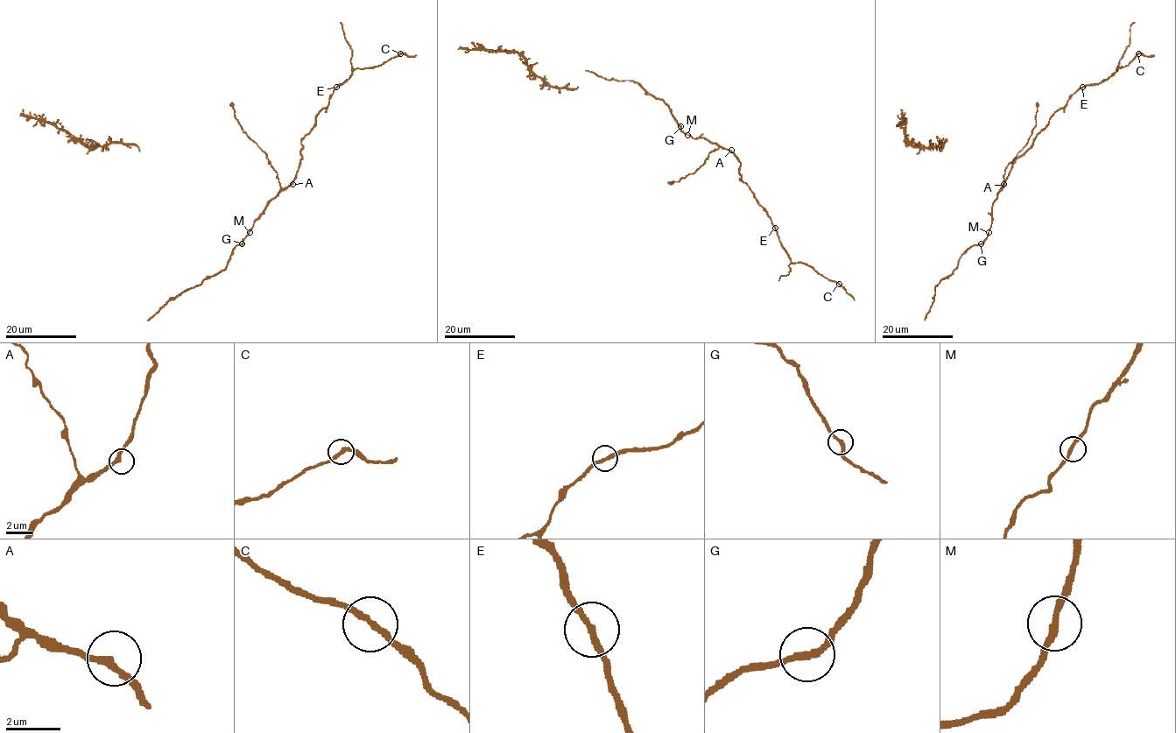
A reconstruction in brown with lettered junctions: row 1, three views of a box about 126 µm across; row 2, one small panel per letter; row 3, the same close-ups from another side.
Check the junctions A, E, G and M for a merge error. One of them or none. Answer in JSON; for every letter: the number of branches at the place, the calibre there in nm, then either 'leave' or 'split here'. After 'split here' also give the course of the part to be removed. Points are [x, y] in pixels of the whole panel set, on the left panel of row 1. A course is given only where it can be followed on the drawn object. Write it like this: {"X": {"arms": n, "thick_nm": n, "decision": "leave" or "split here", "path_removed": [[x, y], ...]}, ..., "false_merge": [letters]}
{"A": {"arms": 2, "thick_nm": 260, "decision": "leave"}, "E": {"arms": 2, "thick_nm": 240, "decision": "split here", "path_removed": [[336, 87], [357, 68], [373, 68], [401, 53], [417, 55]]}, "G": {"arms": 2, "thick_nm": 260, "decision": "leave"}, "M": {"arms": 2, "thick_nm": 240, "decision": "leave"}, "false_merge": ["E"]}

